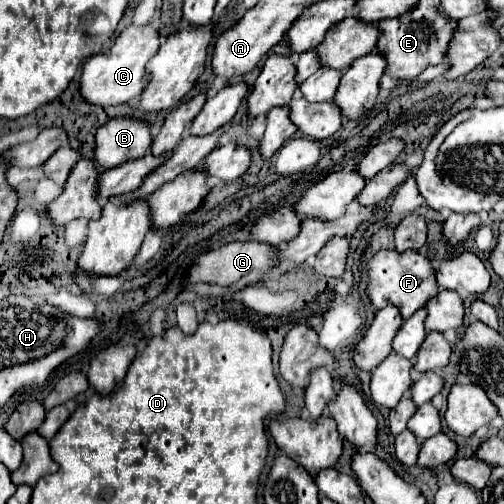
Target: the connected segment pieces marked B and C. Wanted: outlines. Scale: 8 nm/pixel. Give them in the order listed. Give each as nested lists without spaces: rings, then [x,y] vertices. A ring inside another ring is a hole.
[[[117,116],[97,130],[95,162],[99,168],[113,168],[145,156],[151,144],[151,124],[145,118]]]
[[[127,26],[117,38],[107,54],[91,56],[83,66],[81,76],[81,94],[91,104],[123,104],[137,100],[145,90],[145,66],[159,50],[159,32],[153,26]]]

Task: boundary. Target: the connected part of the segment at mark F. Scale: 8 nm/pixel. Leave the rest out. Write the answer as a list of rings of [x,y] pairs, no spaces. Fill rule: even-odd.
[[[379,250],[367,264],[367,298],[373,302],[375,308],[385,308],[387,304],[393,304],[399,308],[403,318],[409,318],[413,312],[423,308],[429,298],[437,294],[437,282],[435,274],[431,268],[431,262],[427,256],[407,250],[407,252],[397,252],[397,250]]]

